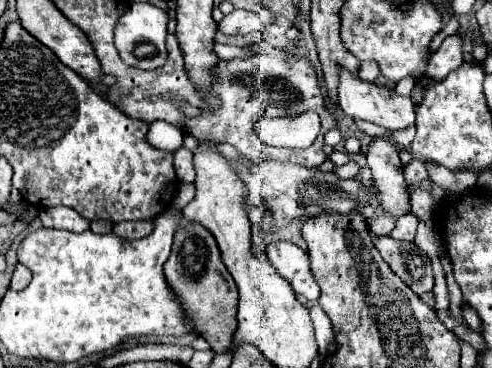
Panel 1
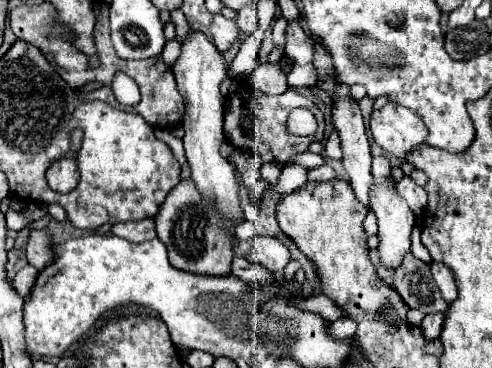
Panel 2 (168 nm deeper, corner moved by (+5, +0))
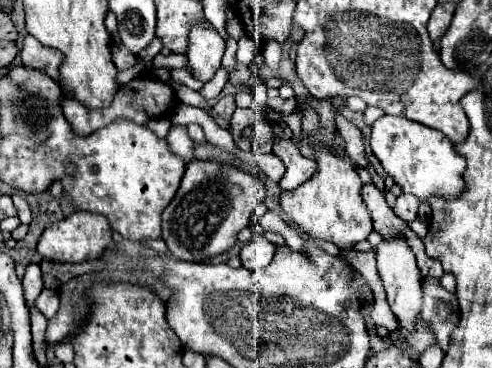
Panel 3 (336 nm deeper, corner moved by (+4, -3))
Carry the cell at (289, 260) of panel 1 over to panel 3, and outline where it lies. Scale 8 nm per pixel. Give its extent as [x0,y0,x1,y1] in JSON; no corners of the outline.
[241,235,275,271]

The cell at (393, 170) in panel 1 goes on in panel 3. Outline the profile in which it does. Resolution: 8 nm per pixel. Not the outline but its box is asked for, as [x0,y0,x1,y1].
[375,235,421,329]

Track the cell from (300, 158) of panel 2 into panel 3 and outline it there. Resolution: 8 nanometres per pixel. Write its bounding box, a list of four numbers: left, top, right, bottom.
[253,153,285,181]

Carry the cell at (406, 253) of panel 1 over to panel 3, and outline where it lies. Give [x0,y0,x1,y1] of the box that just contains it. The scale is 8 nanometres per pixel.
[421,279,459,351]

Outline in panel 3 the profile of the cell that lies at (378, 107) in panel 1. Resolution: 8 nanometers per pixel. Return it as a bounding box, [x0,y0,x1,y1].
[369,115,465,201]

